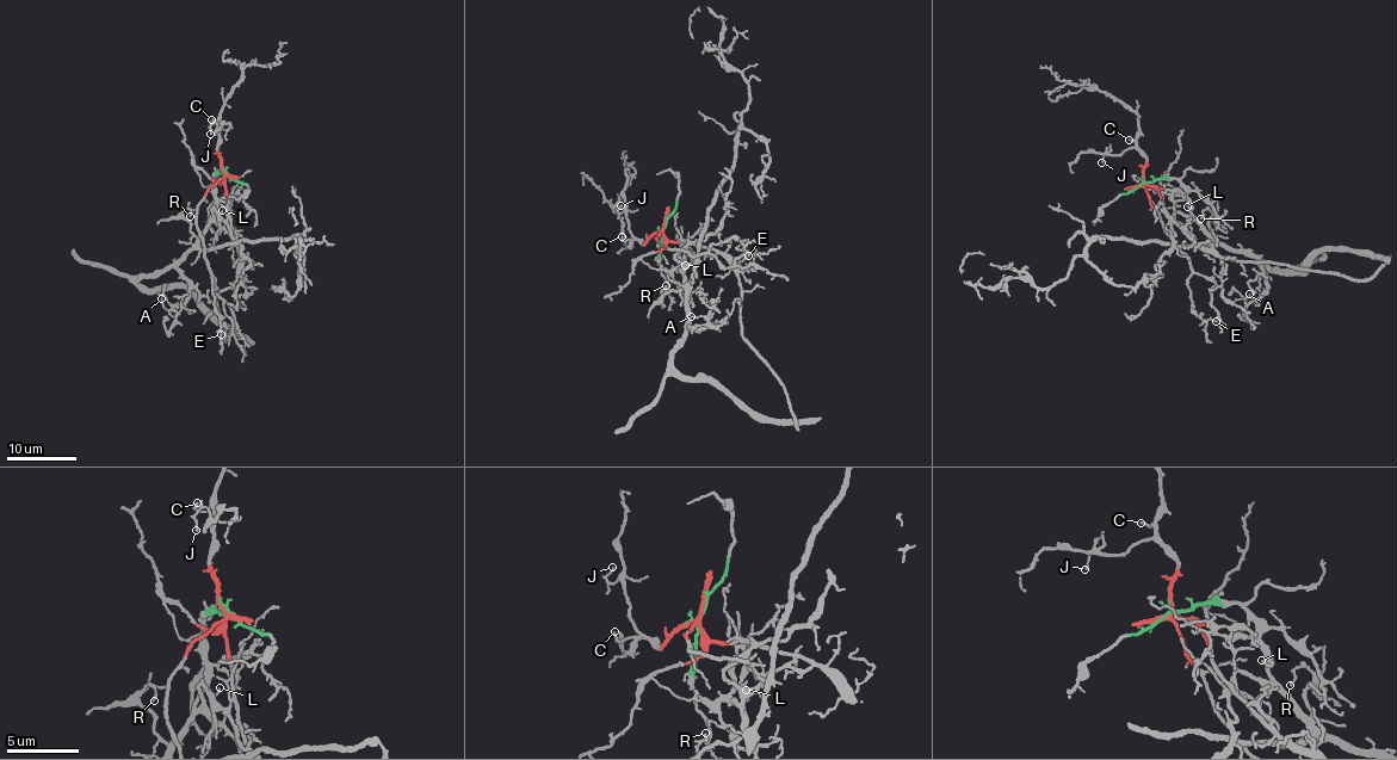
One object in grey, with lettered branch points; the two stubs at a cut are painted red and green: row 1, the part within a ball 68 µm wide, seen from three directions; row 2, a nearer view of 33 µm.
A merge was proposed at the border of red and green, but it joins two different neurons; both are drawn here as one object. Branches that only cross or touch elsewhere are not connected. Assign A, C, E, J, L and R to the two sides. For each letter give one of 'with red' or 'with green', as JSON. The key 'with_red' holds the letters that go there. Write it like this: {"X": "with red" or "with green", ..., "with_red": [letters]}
{"A": "with green", "C": "with red", "E": "with red", "J": "with red", "L": "with green", "R": "with green", "with_red": ["C", "E", "J"]}

